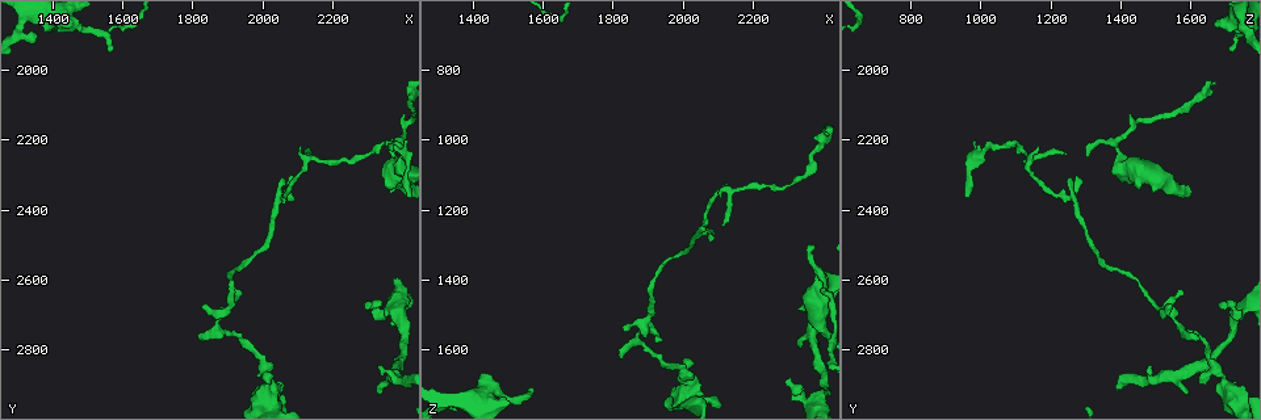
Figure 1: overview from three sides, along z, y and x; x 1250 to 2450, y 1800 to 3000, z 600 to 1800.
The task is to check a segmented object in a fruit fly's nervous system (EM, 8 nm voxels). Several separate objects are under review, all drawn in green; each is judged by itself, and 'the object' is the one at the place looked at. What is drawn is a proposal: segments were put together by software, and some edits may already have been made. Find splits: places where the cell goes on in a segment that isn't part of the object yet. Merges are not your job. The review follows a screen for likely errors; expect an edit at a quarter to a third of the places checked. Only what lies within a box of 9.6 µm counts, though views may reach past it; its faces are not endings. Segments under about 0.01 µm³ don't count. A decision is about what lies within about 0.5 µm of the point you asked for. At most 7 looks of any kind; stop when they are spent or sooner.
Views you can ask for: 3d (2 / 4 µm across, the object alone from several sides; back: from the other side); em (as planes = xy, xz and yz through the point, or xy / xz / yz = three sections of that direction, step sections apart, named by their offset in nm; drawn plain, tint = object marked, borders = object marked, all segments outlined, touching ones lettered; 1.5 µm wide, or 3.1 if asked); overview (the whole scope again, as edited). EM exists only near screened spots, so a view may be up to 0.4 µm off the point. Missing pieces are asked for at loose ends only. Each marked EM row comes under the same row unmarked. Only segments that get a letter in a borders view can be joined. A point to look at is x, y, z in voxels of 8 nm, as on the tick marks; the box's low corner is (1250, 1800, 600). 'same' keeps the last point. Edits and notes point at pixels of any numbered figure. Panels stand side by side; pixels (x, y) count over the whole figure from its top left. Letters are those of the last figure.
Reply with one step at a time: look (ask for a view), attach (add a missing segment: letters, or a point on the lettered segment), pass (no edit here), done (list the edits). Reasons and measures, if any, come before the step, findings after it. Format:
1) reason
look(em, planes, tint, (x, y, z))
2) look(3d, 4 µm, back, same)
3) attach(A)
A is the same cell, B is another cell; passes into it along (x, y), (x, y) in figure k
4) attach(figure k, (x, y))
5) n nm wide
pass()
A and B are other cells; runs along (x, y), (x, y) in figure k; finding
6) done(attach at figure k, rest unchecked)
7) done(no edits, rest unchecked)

free end
look(em, planes, borders, (1830, 2680, 1530))

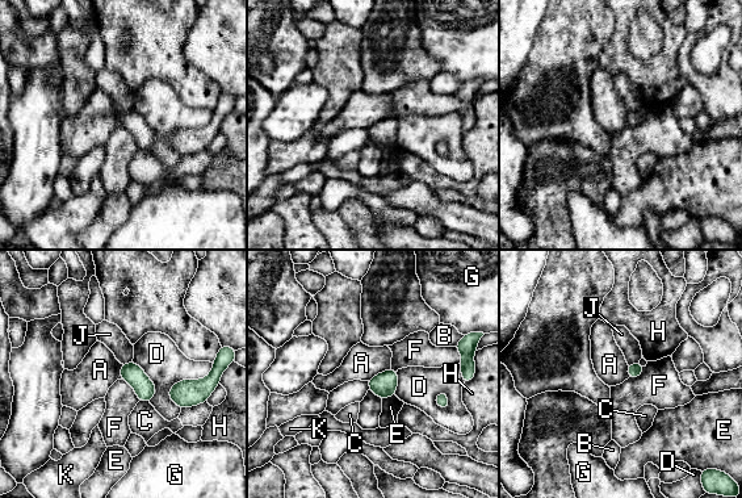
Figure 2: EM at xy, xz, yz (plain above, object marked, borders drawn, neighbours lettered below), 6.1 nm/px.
D touches over 340 nm
pass()
A, B, C, D, E, F, G, H, J and K are other cells; none of them fits

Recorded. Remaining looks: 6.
an open end
look(3d, 2 µm, (2340, 2930, 1590))

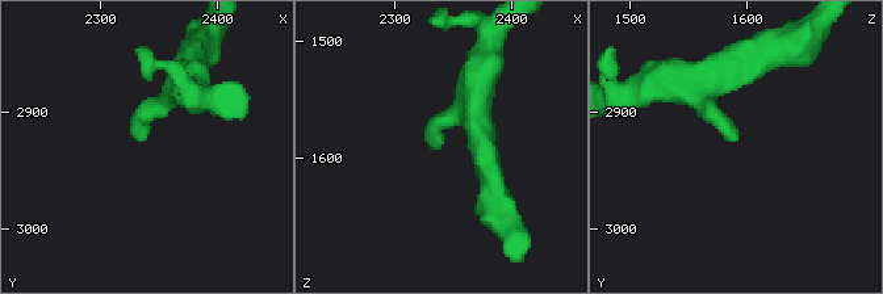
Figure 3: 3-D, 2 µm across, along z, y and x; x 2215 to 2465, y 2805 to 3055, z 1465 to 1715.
need the tissue
look(em, planes, borders, (2338, 2926, 1588))

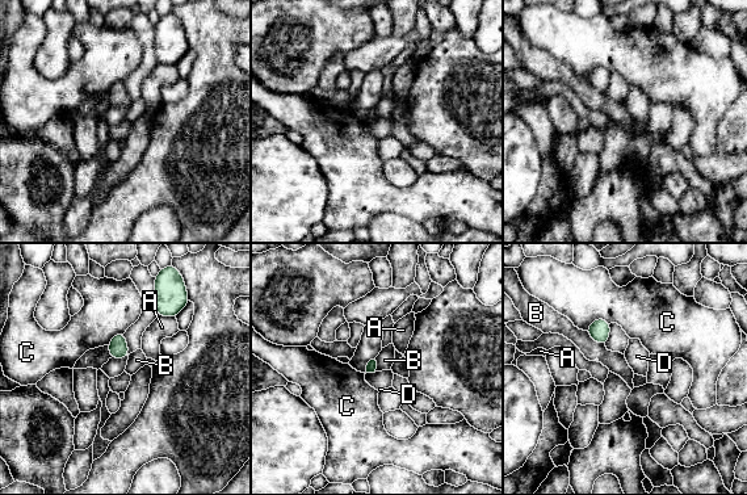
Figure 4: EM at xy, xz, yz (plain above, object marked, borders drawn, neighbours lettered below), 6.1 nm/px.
pass()
A, B, C and D are other cells; border along (586, 331), (604, 345) in figure 4; none of them fits

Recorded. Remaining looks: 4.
tapers out
look(3d, 2 µm, (1570, 1950, 1710))

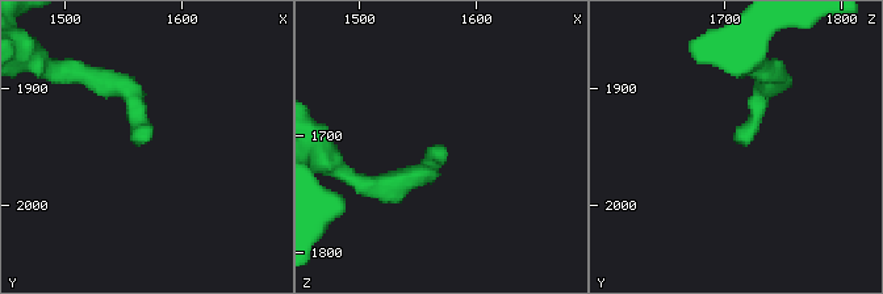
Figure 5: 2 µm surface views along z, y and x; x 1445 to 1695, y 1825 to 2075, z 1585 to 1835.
look(em, xy, step 4, borders, (1560, 1948, 1718))

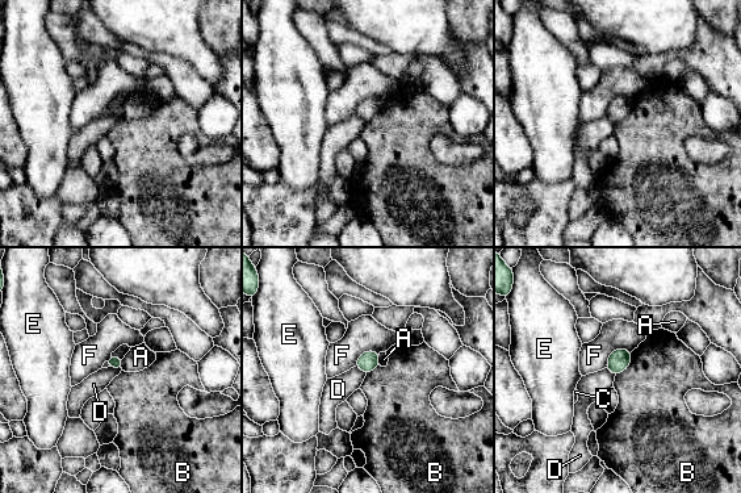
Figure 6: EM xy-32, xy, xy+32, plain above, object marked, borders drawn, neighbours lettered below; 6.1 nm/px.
pass()
A, B, C, D, E and F are other cells; border along (109, 366), (121, 370) in figure 6; no lettered segment goes on from it

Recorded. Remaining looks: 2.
done(no edits, rest unchecked)

